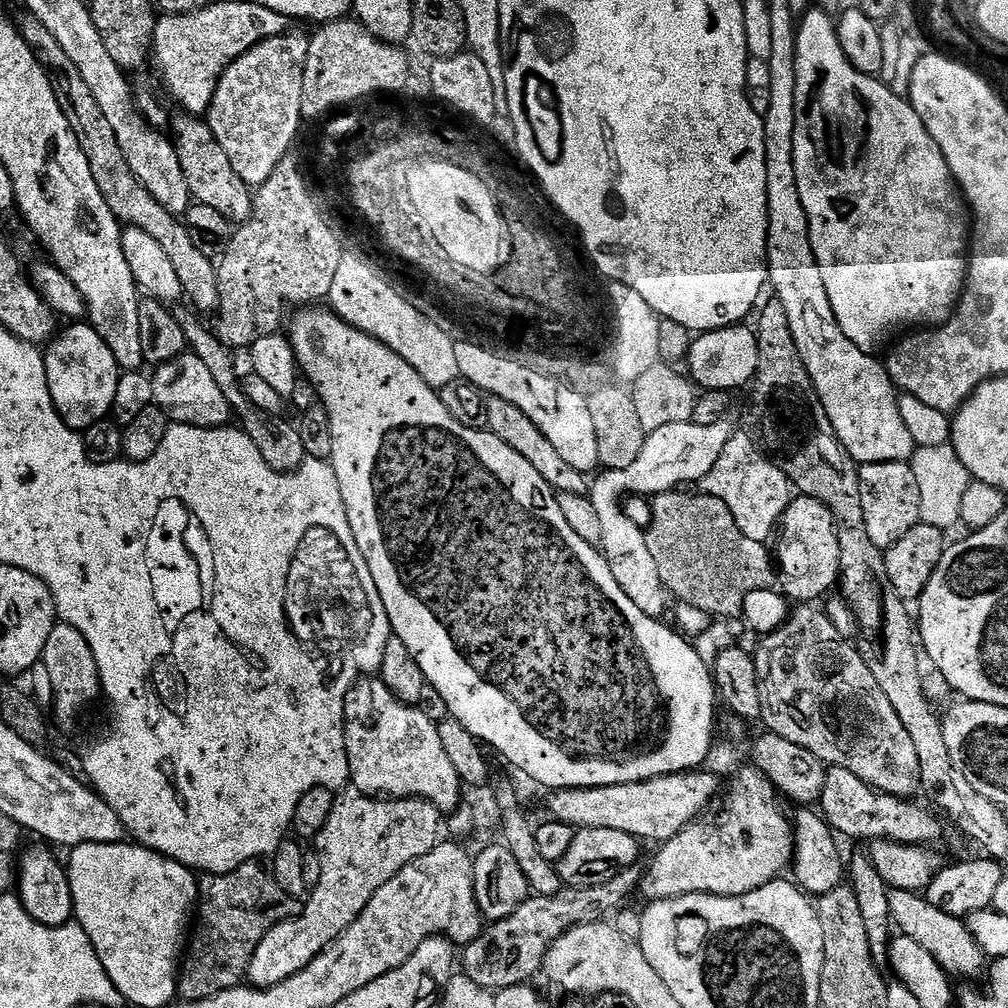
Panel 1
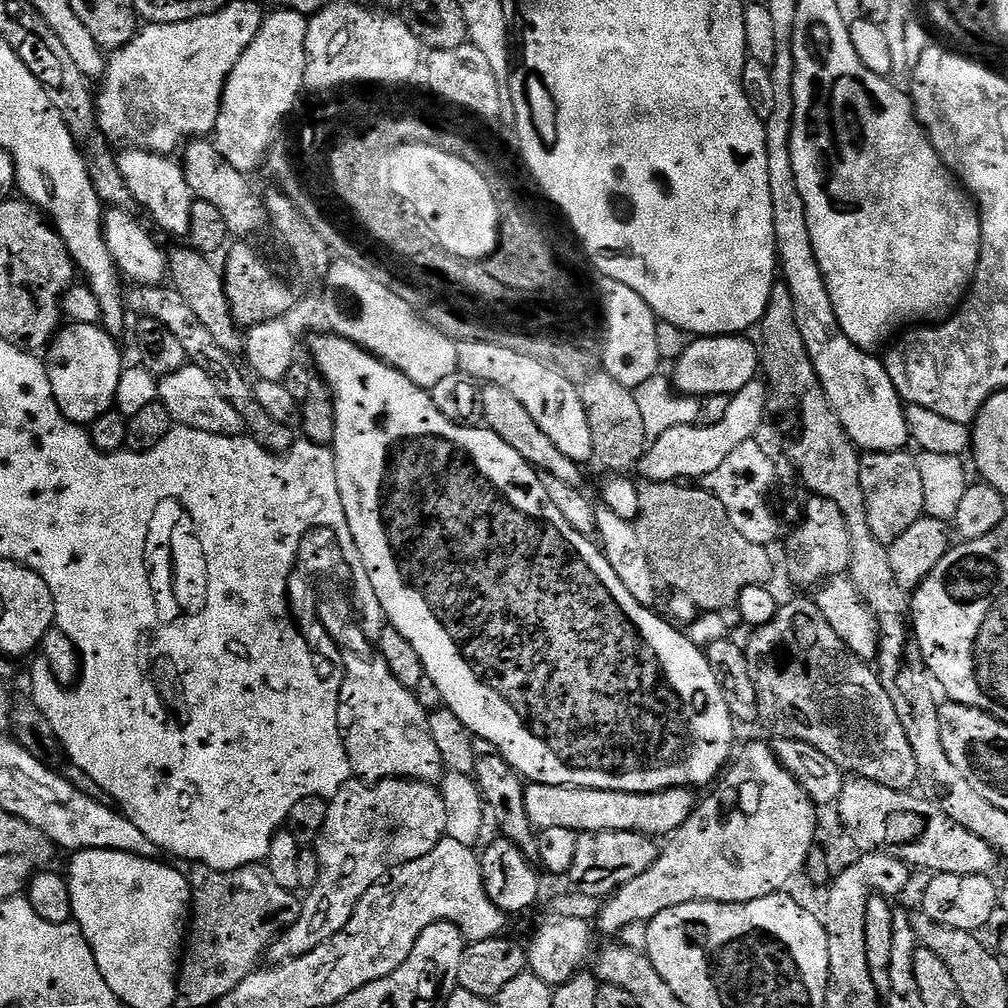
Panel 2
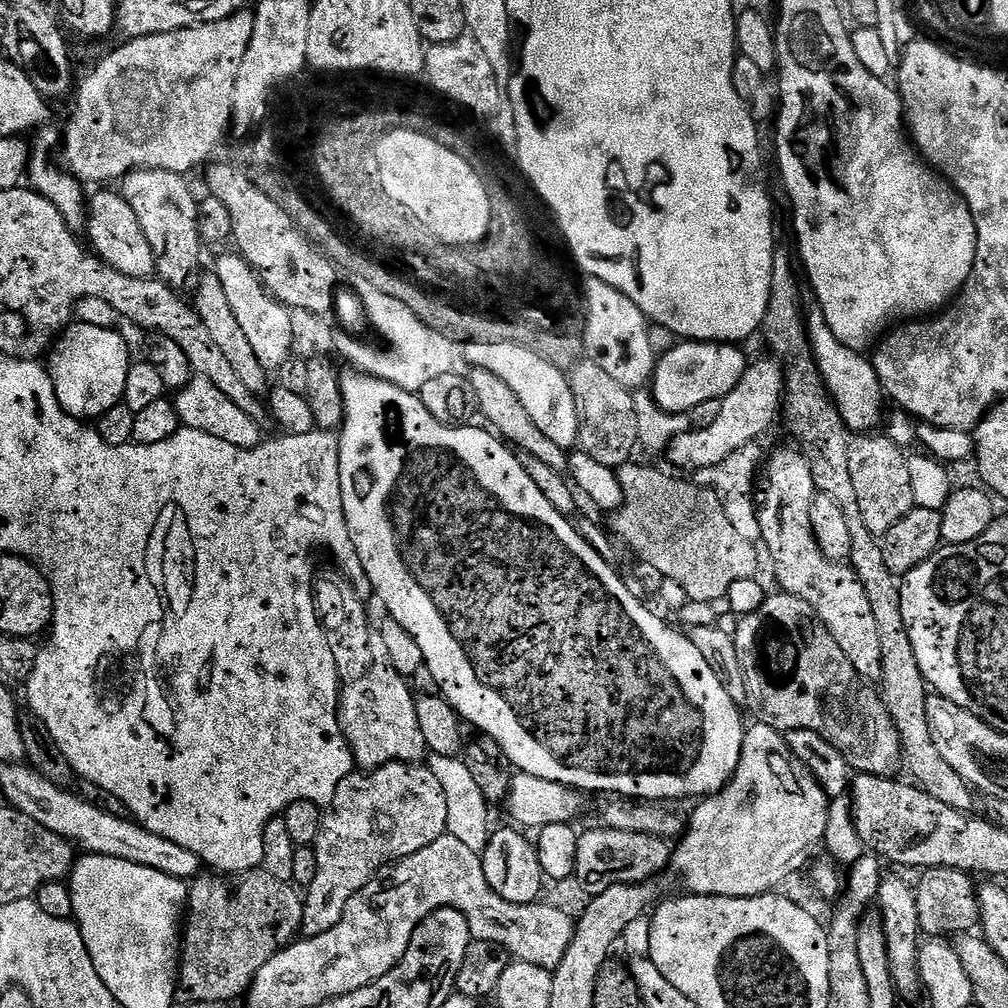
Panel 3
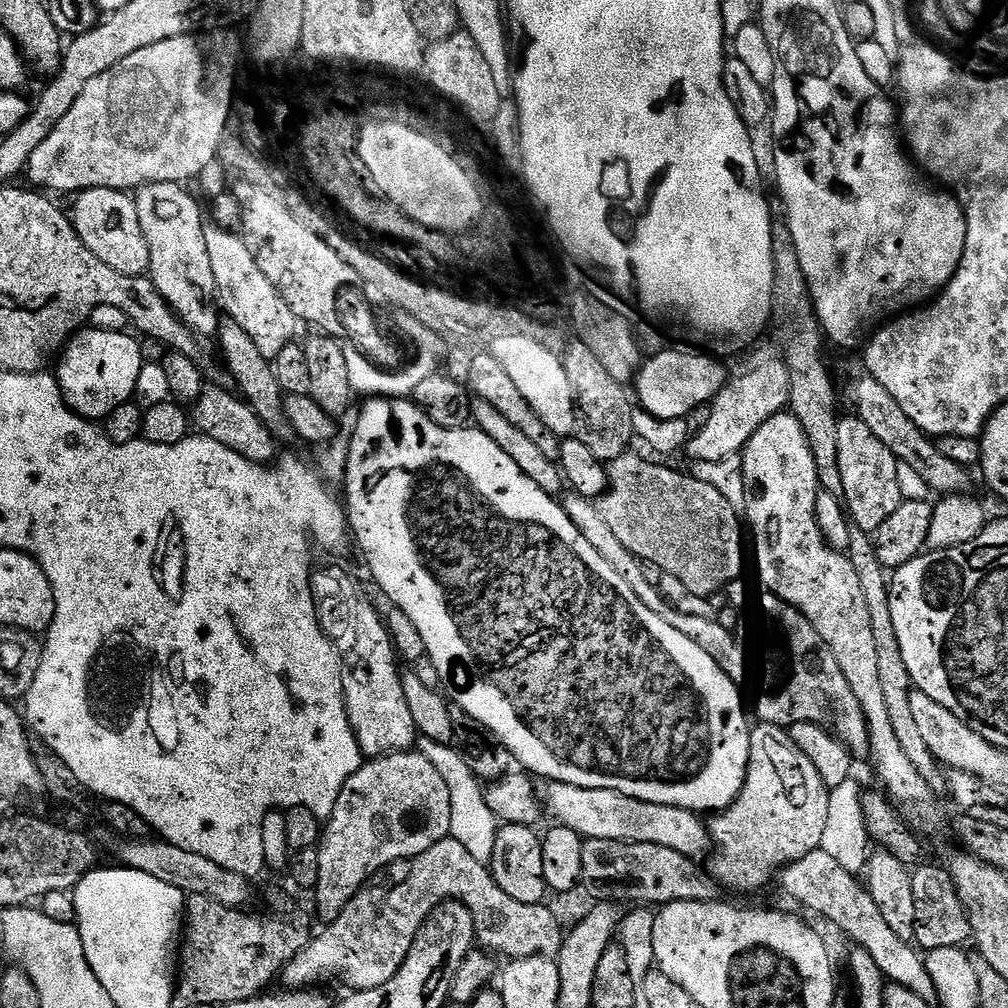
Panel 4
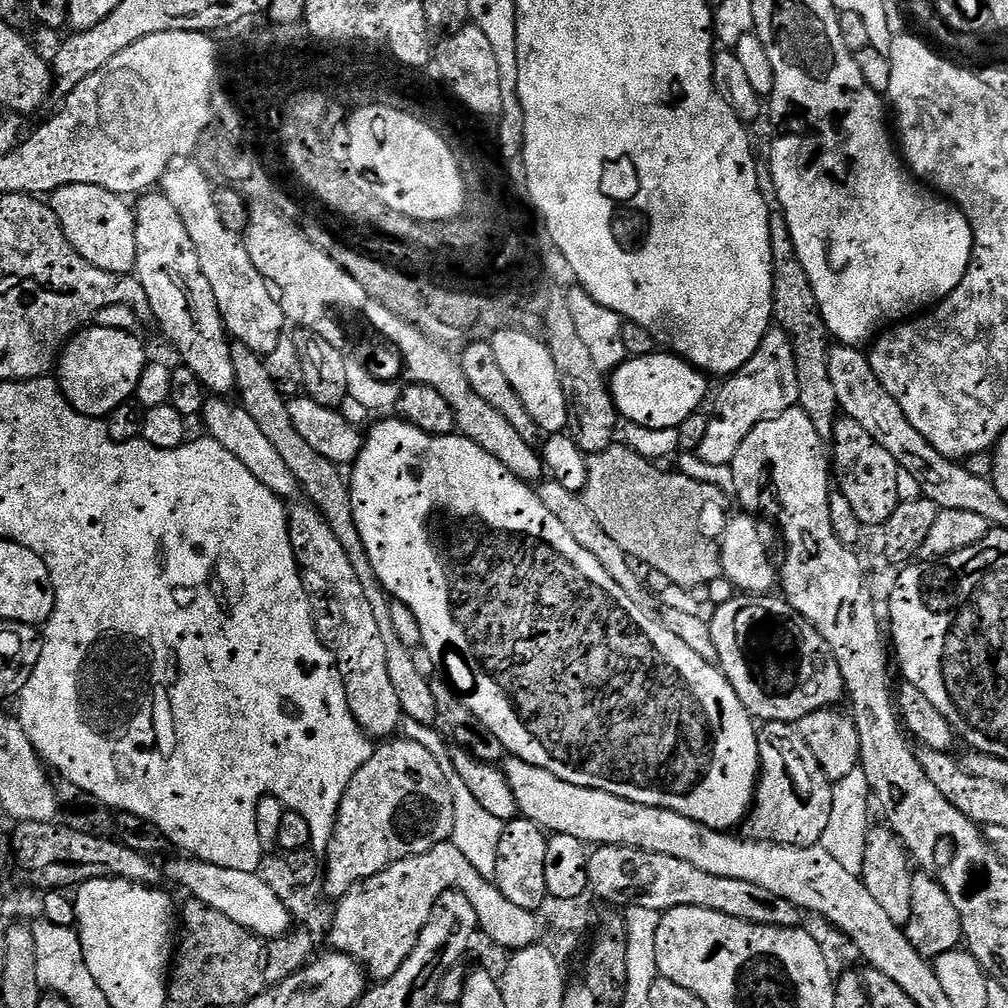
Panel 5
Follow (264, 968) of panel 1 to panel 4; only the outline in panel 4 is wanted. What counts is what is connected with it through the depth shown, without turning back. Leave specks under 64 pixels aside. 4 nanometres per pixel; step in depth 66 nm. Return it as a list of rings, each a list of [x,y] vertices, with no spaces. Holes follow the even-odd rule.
[[[417,750],[392,752],[389,756],[378,756],[361,763],[358,771],[342,786],[334,802],[334,810],[322,828],[318,854],[318,882],[314,889],[316,908],[324,922],[331,922],[342,914],[356,893],[384,869],[399,860],[409,860],[412,856],[430,850],[438,842],[449,839],[450,826],[450,786],[448,777],[436,769],[436,764],[428,756]]]

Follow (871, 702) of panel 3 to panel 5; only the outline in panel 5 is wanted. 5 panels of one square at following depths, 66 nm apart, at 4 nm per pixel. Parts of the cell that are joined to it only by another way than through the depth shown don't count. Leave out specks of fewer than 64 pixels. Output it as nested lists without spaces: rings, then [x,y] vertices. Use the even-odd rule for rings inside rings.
[[[744,594],[713,612],[710,623],[714,648],[718,650],[718,667],[730,686],[734,686],[734,694],[738,694],[742,706],[757,721],[792,726],[806,718],[806,714],[839,705],[839,700],[845,699],[842,670],[838,670],[830,646],[826,646],[826,638],[802,614],[795,612],[787,600],[776,594]]]

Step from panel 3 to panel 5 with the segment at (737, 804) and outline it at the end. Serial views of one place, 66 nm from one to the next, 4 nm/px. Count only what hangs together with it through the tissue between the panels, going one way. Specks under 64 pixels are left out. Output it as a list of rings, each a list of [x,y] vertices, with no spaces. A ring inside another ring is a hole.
[[[765,723],[758,732],[760,779],[756,782],[756,798],[746,820],[751,839],[791,847],[819,845],[830,823],[833,781],[818,766],[818,758],[810,754],[810,746],[802,742],[795,727]]]

